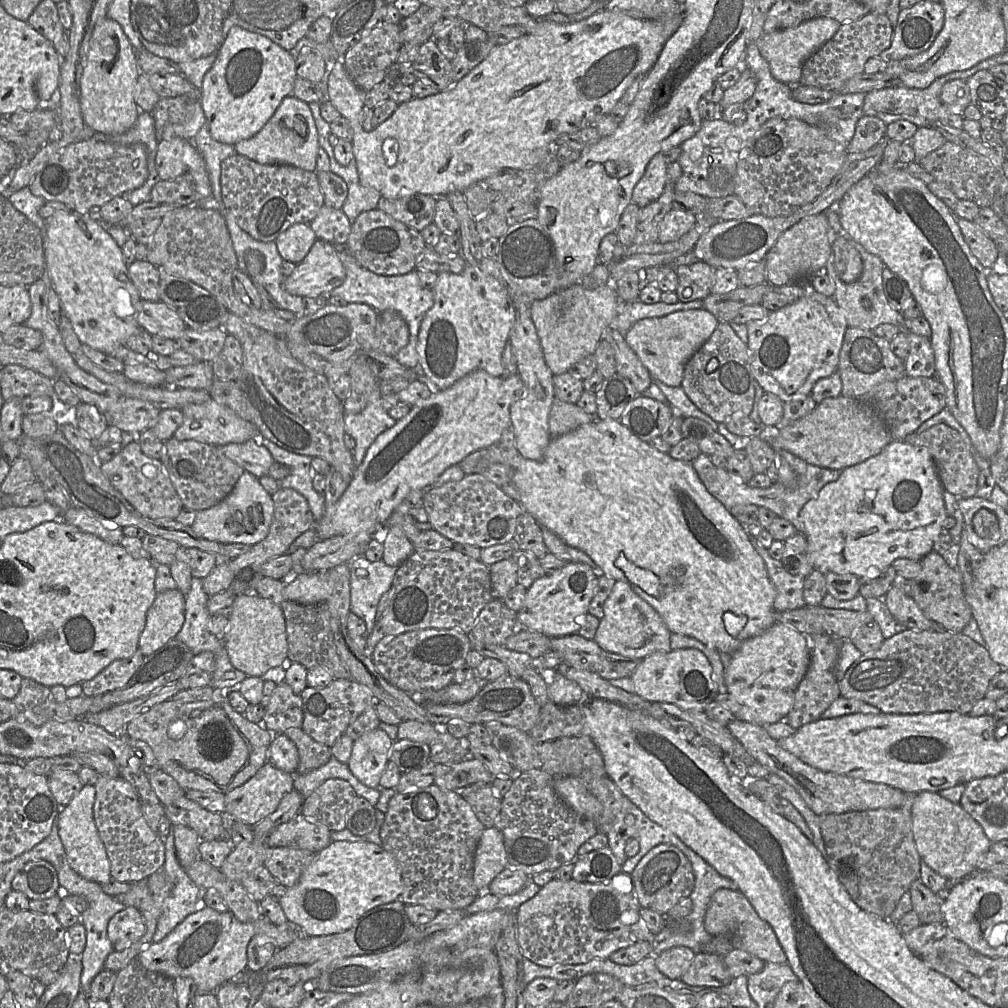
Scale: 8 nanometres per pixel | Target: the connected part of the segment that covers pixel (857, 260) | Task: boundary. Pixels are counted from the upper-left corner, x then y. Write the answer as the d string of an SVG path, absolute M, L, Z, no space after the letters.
M846 234L834 235L831 248L839 278L845 283L852 283L859 279L863 270L863 261L859 252L850 243L850 238Z

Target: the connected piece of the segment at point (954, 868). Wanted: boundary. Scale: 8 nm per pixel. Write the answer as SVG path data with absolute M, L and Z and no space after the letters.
M937 792L917 793L911 816L913 838L921 859L948 882L958 882L974 873L979 859L991 849L992 842L981 825L960 803L952 803Z

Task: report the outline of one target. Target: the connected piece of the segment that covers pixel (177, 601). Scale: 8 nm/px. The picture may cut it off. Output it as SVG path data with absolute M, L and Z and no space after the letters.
M177 588L157 594L147 611L145 627L139 638L139 650L144 656L159 650L181 631L185 620L185 597L186 595Z

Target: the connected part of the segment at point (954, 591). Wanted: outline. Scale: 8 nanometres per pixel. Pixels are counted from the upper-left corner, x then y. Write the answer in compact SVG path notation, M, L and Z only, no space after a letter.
M935 550L921 560L921 570L912 580L911 597L924 615L944 630L961 632L972 618L964 596L962 576L958 569L952 569Z

